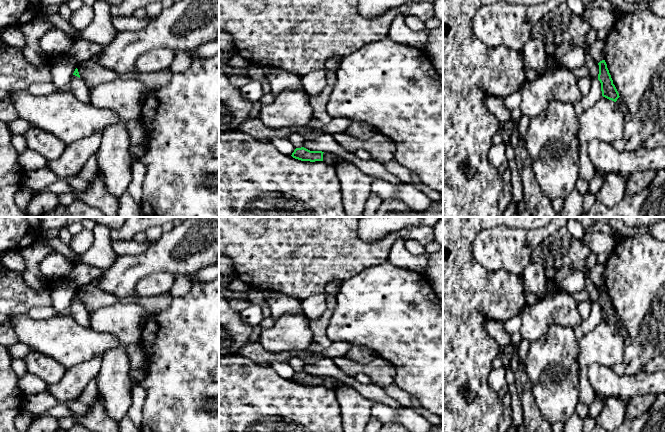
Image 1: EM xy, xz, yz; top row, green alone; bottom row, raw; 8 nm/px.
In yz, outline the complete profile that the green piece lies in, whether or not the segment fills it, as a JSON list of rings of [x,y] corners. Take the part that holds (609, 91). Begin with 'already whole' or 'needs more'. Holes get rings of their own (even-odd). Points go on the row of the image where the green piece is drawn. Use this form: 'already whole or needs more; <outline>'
needs more; [[[602,60],[598,63],[599,65],[599,74],[598,80],[601,83],[602,96],[612,100],[616,103],[620,111],[625,115],[627,113],[627,106],[624,100],[619,96],[619,93],[613,84],[613,80],[607,68],[605,60]]]

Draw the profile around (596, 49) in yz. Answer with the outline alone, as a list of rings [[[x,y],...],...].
[[[596,40],[594,43],[592,43],[589,46],[589,53],[590,55],[596,60],[596,62],[600,62],[604,59],[604,47],[603,47],[603,41]]]

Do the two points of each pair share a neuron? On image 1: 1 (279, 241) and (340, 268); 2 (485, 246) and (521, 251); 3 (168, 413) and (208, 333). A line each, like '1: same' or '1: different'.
1: same
2: same
3: same

